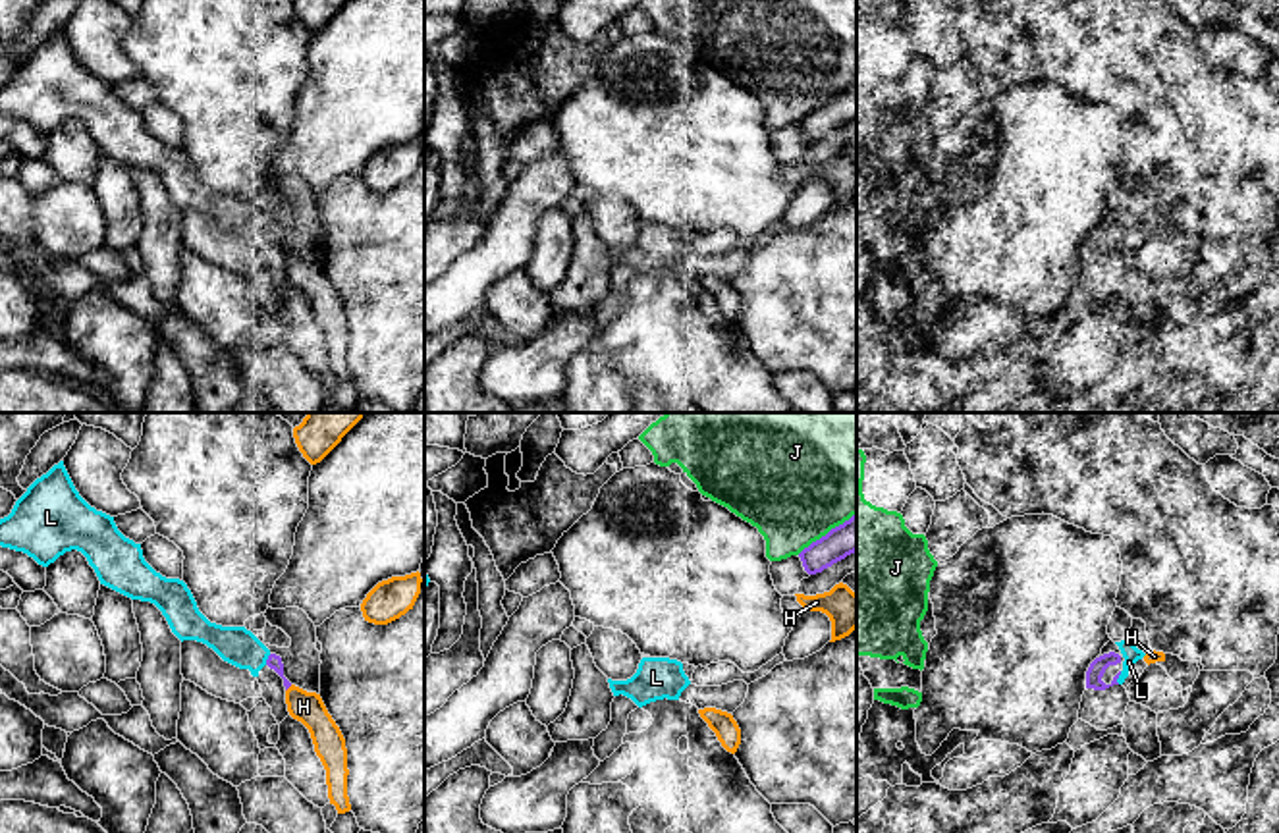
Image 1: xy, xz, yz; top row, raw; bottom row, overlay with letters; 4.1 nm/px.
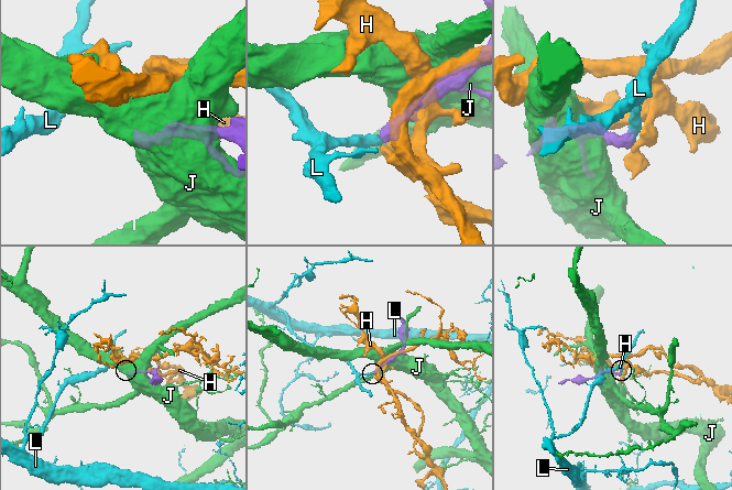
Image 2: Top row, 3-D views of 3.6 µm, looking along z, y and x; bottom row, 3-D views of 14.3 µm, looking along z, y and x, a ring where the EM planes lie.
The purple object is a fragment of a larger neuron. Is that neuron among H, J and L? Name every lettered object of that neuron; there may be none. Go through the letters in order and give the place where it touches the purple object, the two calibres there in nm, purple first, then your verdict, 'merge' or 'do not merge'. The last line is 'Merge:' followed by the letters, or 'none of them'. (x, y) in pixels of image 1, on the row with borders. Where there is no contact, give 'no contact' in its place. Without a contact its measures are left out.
H: meets purple in xy at (288, 687); 60 nm thick on the purple side, 130 nm on the other; do not merge
J: meets purple in xz at (828, 533); 140 nm thick on the purple side, 480 nm on the other; do not merge
L: meets purple in yz at (1117, 677); 70 nm thick on the purple side, 70 nm on the other; merge
Merge: L

